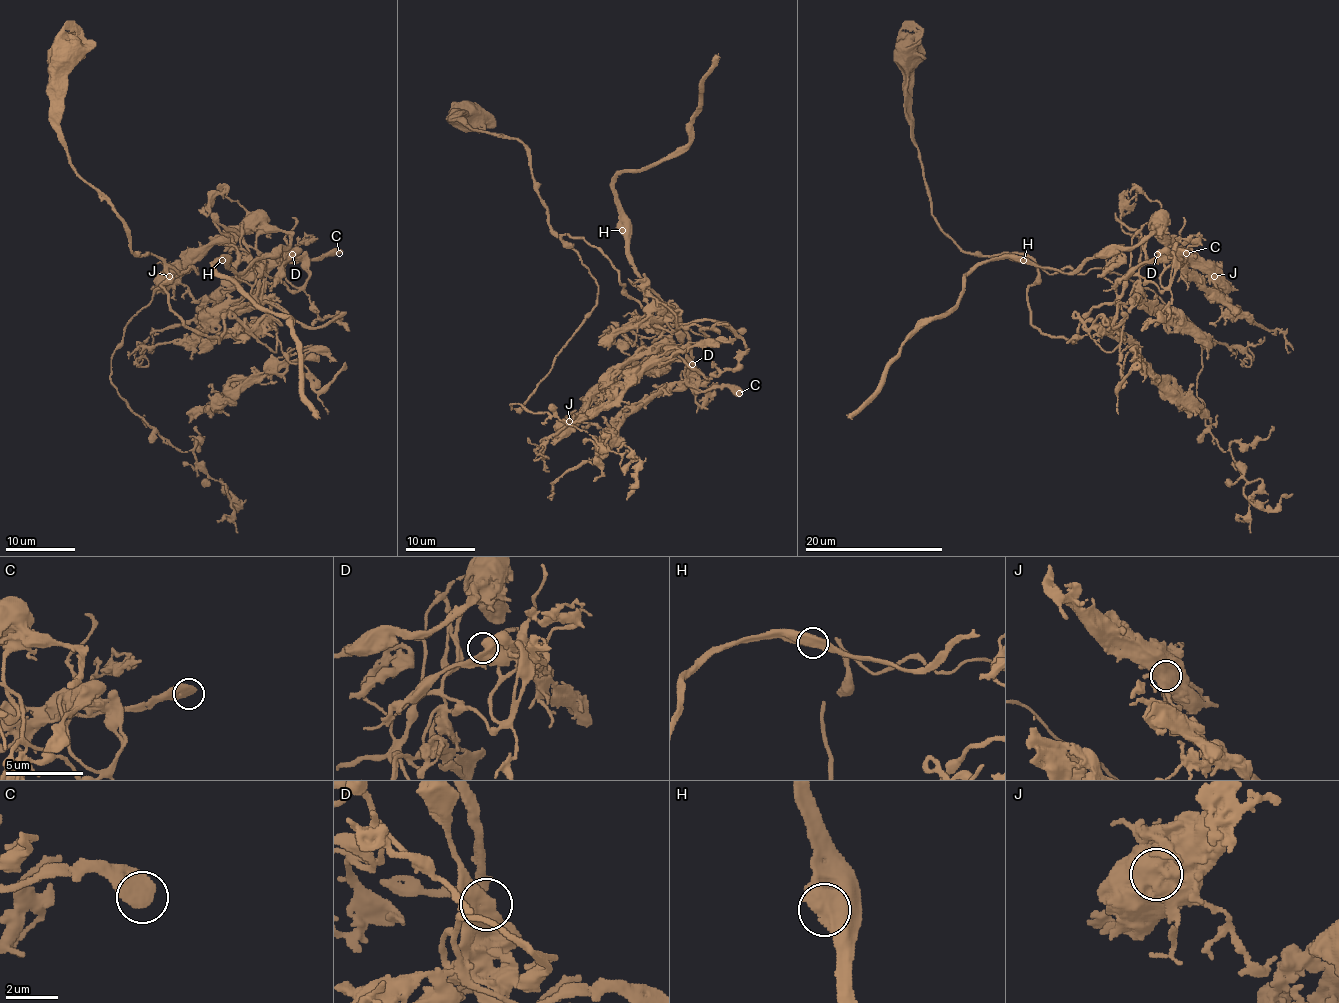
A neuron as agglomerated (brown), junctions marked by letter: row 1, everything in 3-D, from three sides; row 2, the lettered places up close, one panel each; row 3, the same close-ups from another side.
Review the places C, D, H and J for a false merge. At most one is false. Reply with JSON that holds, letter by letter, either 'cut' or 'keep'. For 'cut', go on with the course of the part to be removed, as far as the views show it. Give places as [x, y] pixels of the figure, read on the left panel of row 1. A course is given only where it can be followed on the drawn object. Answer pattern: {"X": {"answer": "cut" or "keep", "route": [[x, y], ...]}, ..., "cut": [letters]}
{"C": {"answer": "keep"}, "D": {"answer": "keep"}, "H": {"answer": "keep"}, "J": {"answer": "cut", "route": [[169, 277], [218, 240], [284, 230], [289, 245], [244, 271], [214, 264], [289, 320], [299, 391], [320, 419]]}, "cut": ["J"]}

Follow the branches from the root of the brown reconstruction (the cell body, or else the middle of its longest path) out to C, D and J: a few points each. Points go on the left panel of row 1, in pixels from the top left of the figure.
C: (60, 55), (69, 162), (164, 263), (185, 325), (218, 341), (287, 263), (339, 252)
D: (60, 55), (69, 162), (129, 249), (164, 263), (185, 325), (218, 341), (230, 311), (289, 283), (292, 254)
J: (60, 55), (71, 166), (129, 249), (164, 263), (178, 318), (218, 341), (256, 280), (242, 223), (169, 277)

